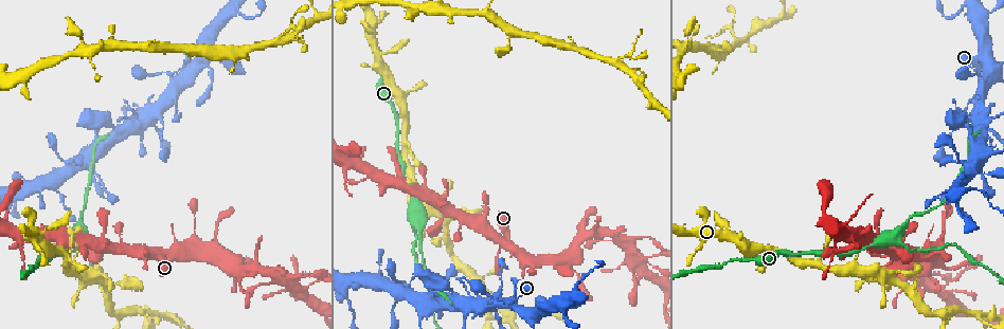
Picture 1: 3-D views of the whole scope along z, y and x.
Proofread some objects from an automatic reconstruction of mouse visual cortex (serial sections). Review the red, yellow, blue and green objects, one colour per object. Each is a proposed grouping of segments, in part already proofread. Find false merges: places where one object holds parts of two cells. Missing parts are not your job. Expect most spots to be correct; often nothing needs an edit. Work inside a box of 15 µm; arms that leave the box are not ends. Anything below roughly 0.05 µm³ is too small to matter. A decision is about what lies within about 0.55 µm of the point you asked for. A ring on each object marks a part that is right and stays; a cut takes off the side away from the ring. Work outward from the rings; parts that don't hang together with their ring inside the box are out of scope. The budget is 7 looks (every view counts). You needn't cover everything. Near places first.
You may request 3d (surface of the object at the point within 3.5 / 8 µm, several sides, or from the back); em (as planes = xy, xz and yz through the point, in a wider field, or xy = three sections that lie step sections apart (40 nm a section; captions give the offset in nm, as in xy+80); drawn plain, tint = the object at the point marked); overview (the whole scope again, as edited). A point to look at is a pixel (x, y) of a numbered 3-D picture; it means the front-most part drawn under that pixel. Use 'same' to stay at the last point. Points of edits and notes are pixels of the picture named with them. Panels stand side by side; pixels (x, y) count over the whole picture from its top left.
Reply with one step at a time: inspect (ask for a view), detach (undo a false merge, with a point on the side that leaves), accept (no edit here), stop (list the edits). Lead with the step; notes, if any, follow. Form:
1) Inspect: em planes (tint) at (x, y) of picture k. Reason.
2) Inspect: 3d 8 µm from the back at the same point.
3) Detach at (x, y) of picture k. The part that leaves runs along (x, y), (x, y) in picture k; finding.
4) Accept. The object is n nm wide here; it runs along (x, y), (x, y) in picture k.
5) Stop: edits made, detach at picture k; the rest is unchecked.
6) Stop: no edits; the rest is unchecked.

Inspect: 3d 3.5 µm at (513, 307) of picture 1. Thin neck.

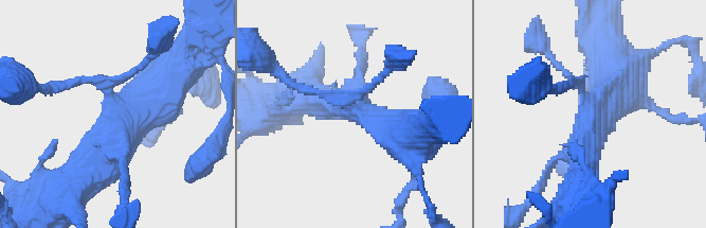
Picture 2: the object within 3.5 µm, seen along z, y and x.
Inspect: em xy step 2 (tint) at (117, 111) of picture 2. 4 arms meet here; the arms are 100, 150, 450, 600 nm wide.

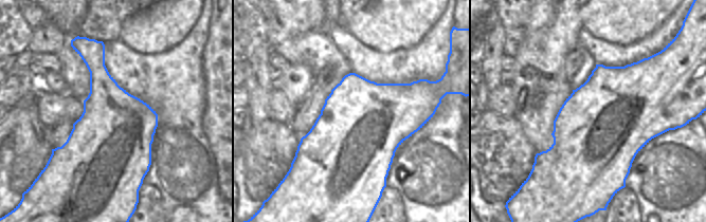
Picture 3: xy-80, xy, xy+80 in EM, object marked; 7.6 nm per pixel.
Accept. It runs along (137, 68), (88, 172) in picture 2; continuous, no second cell.

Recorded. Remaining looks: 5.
Inspect: 3d 3.5 µm at (461, 228) of picture 1. Calibre changes.

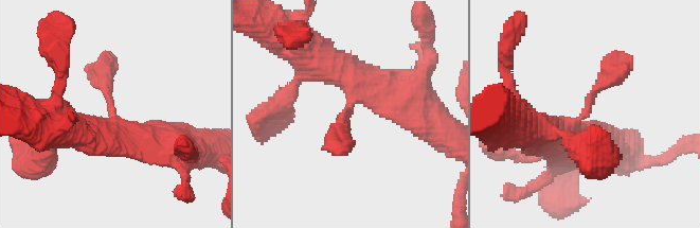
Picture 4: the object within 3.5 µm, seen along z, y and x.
Inspect: em xy step 1 (tint) at (107, 96) of picture 4.

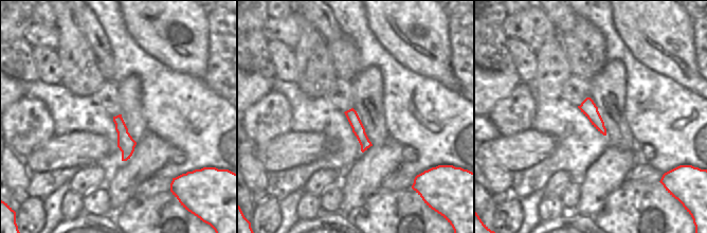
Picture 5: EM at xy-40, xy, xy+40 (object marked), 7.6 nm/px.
Inspect: em xy step 5 (tint) at the same point.

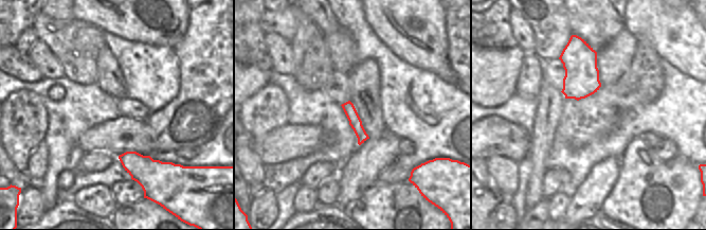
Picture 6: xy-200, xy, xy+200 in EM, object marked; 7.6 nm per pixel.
Accept. It runs along (348, 104), (361, 140) in picture 6; continuous, no second cell.

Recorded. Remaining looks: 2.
Inspect: 3d 3.5 µm at (79, 217) of picture 1. Sudden change in width.

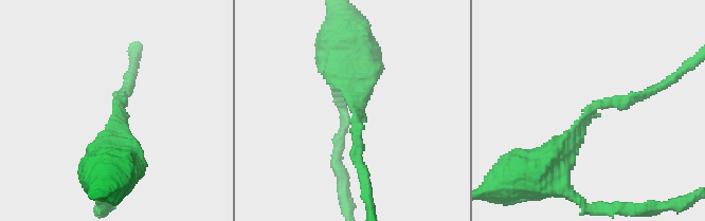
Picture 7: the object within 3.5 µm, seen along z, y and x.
Inspect: em xy step 1 (tint) at (587, 118) of picture 7. The arms are 200, 500 nm wide; now the EM.

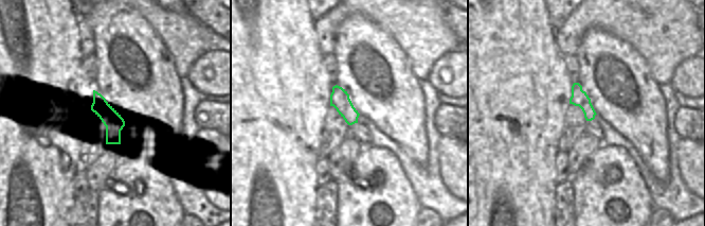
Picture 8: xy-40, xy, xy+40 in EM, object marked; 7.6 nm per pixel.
Accept. It runs along (95, 94), (118, 141) in picture 8; one cell here.

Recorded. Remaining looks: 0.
Stop: no edits; the rest is unchecked.

